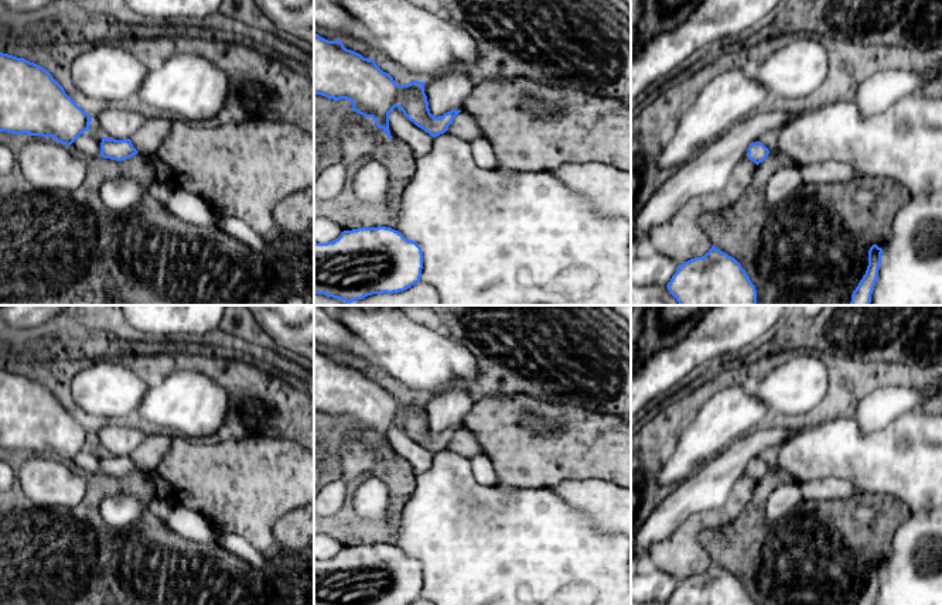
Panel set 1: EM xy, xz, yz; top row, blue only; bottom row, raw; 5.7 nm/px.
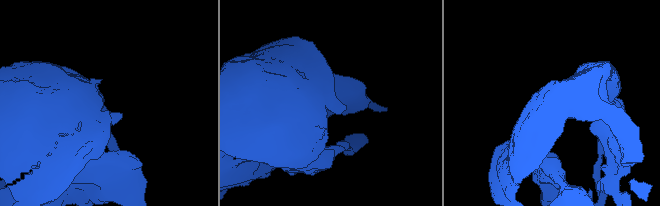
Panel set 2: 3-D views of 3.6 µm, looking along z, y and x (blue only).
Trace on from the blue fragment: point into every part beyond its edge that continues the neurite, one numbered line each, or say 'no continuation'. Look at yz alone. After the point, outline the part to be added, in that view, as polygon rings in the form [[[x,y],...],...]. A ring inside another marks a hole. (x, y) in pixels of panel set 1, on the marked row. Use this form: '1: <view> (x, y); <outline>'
1: yz (770, 139); [[[798,112],[792,113],[789,120],[781,129],[764,133],[758,141],[762,143],[769,153],[778,153],[779,134],[796,116]]]

